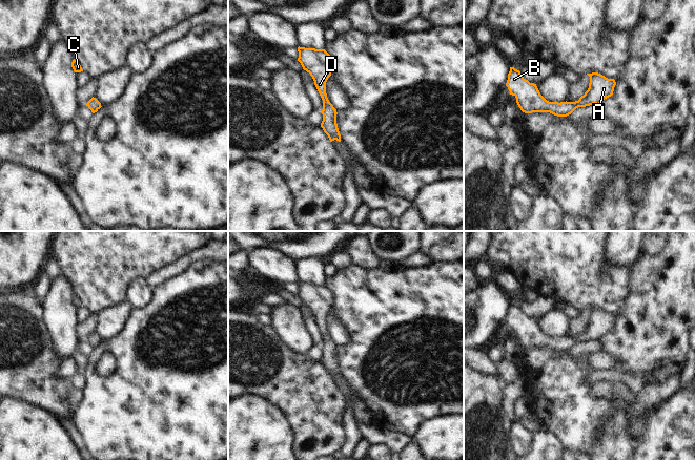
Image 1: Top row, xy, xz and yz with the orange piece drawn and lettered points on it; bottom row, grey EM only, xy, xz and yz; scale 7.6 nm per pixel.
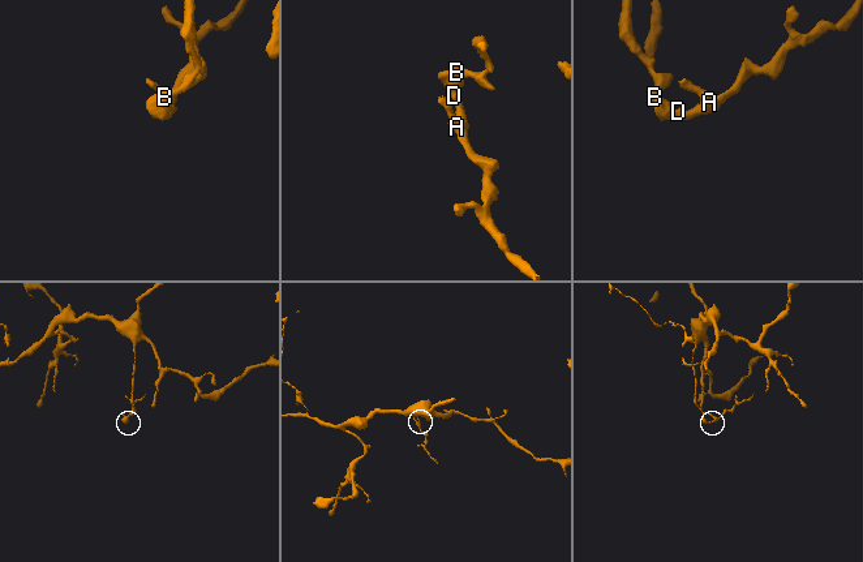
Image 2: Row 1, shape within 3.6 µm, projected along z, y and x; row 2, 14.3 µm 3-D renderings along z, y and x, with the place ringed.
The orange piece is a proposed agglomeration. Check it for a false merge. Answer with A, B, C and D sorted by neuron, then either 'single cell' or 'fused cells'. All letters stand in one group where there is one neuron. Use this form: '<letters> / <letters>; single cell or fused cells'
A B C D; single cell

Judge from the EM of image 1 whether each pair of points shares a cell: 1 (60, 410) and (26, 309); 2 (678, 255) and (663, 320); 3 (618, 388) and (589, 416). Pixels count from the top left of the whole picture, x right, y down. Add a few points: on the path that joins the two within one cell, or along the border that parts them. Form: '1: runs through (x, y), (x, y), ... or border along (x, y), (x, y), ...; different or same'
1: runs through (39, 384), (26, 372), (26, 334); same
2: runs through (672, 271), (663, 283), (663, 305); same
3: border along (592, 384), (595, 396), (621, 398), (632, 408); different

